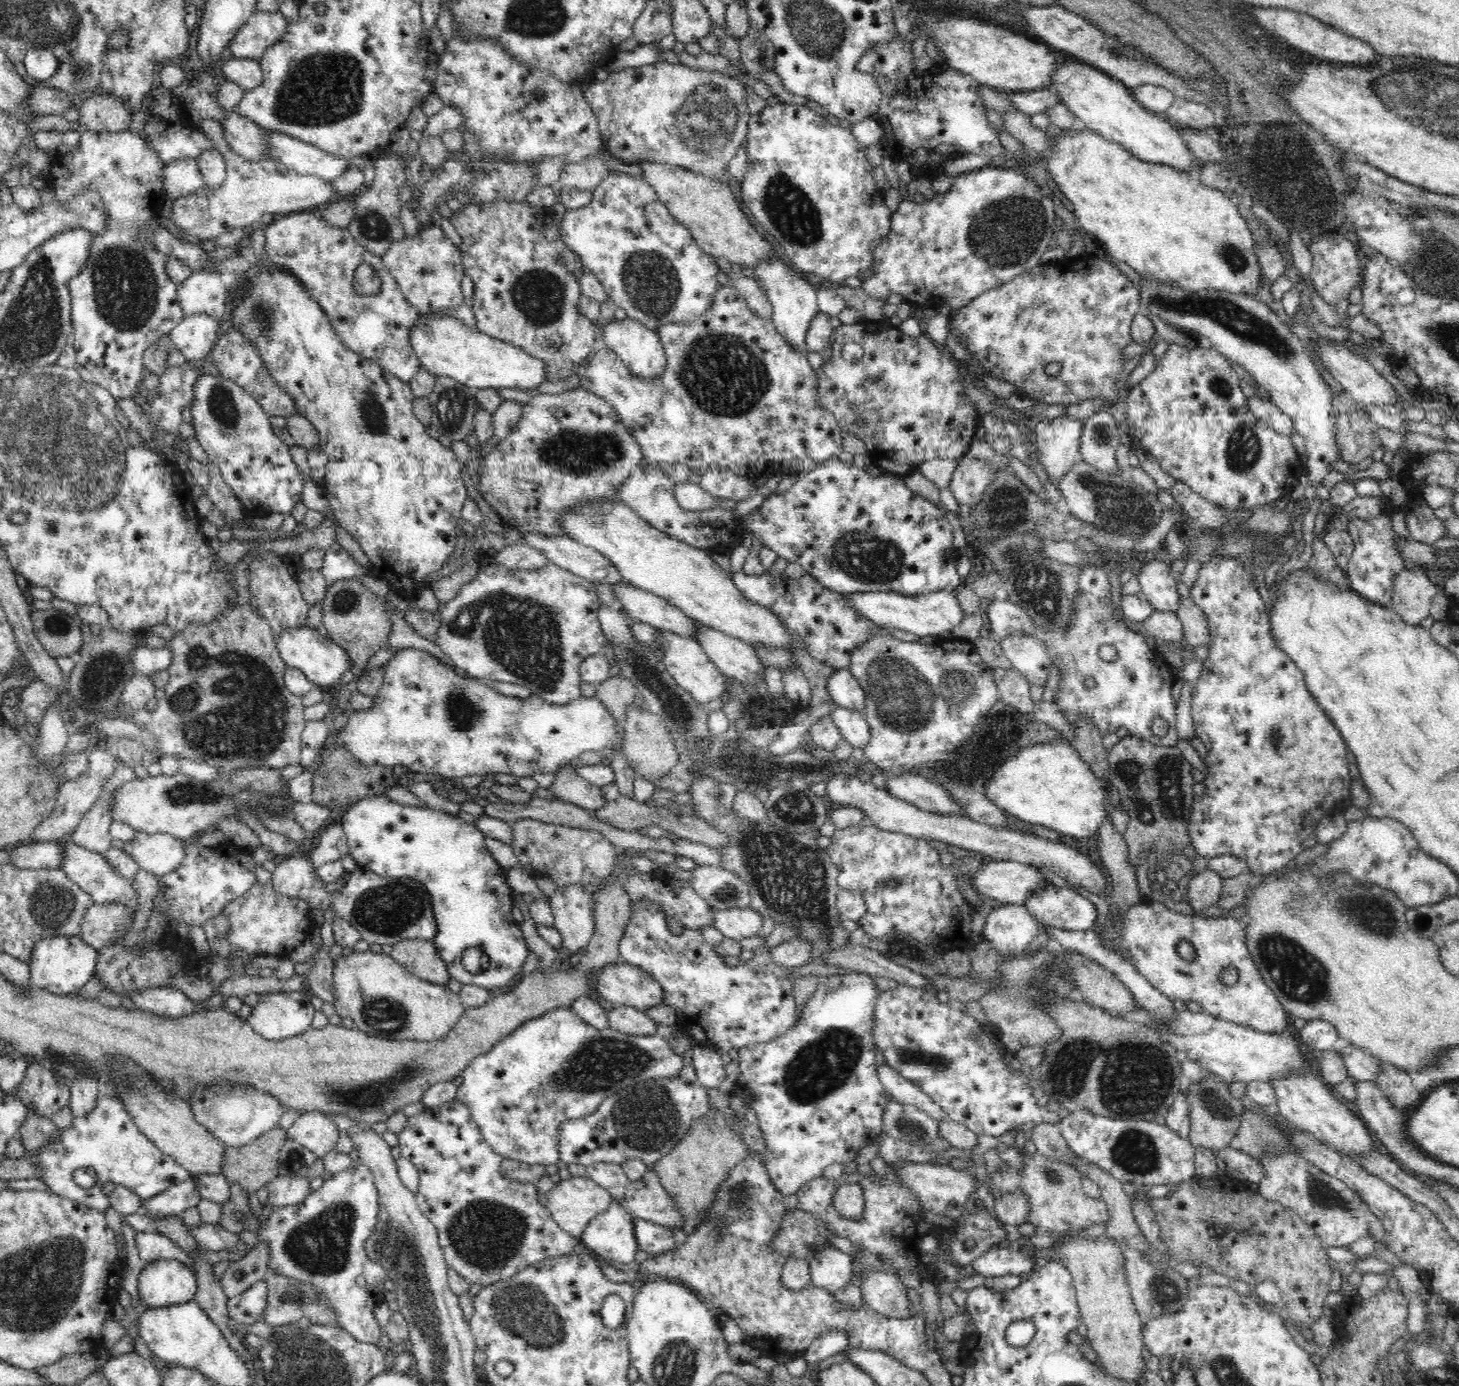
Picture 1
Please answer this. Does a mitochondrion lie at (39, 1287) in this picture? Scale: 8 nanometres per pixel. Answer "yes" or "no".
yes

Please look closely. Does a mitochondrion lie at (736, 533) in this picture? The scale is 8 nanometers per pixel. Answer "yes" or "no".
no

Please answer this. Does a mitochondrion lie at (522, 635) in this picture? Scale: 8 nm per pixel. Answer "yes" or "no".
yes

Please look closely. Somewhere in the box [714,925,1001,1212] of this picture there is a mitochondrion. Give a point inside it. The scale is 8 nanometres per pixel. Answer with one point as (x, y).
(819, 1068)

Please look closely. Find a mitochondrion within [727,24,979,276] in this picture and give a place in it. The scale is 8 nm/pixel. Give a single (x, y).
(785, 204)

